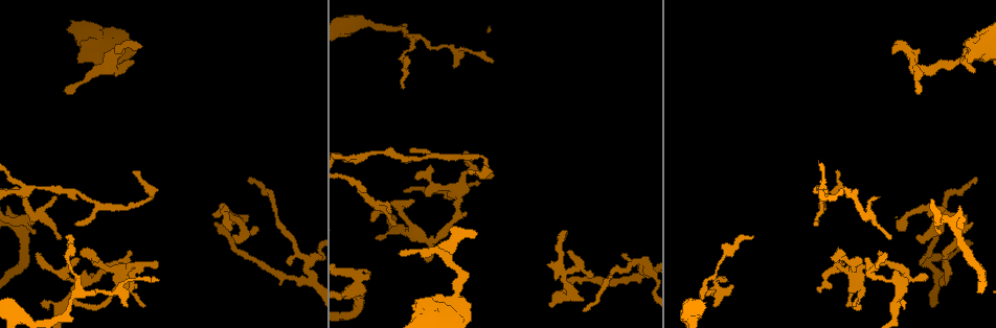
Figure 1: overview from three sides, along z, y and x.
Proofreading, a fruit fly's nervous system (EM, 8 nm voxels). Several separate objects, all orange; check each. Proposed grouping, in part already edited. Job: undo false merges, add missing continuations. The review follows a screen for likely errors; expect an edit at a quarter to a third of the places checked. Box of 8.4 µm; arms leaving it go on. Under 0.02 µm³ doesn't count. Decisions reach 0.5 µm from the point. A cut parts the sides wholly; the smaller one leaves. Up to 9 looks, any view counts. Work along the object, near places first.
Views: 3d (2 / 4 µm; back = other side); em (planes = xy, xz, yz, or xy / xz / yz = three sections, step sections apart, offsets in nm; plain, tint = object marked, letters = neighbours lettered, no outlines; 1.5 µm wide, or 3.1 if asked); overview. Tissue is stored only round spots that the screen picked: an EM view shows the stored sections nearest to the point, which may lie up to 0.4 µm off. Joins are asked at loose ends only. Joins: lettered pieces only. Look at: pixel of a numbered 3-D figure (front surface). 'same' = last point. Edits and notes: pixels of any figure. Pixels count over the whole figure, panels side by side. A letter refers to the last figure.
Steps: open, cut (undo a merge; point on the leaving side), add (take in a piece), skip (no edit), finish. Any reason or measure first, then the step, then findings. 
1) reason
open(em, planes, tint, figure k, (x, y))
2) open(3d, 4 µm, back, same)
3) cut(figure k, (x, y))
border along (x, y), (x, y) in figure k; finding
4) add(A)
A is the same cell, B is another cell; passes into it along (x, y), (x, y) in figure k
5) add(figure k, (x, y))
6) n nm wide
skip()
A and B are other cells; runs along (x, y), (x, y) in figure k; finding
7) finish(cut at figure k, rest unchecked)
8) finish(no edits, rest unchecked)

free end
open(em, xy, step 4, letters, figure 1, (142, 307))

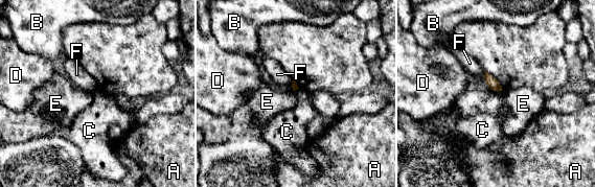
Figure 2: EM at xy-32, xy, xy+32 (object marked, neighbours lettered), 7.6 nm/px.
another direction
open(em, planes, letters, same)

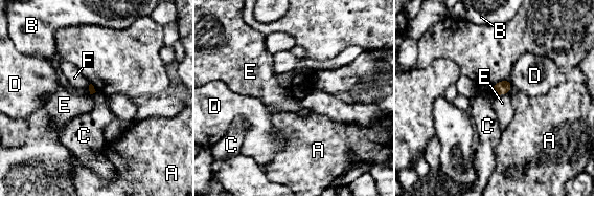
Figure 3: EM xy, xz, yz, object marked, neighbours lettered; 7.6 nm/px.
skip()
A, B, C, D, E and F are other cells; no lettered piece goes on from it

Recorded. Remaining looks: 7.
open(3d, 4 µm, figure 1, (412, 35))

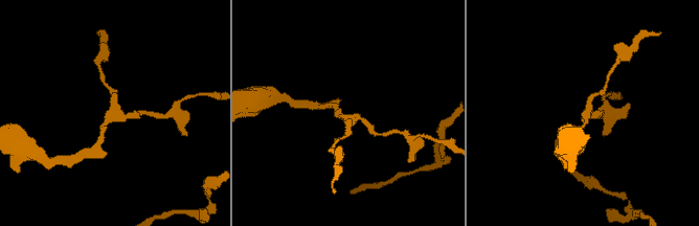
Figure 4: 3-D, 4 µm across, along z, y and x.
open(em, xy, step 4, tint, figure 4, (583, 114))

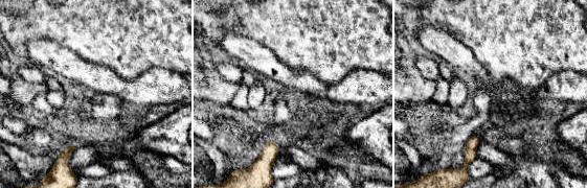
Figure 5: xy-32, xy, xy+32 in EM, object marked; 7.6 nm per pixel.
open(em, planes, letters, same)

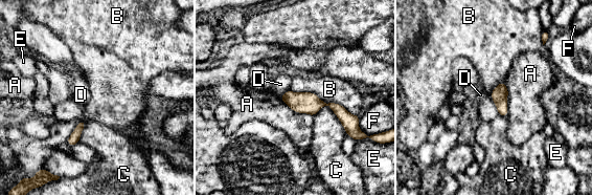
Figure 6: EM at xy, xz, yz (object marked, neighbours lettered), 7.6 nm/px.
skip()
A, B, C, D, E and F are other cells; runs along (283, 98), (332, 105), (353, 128) in figure 6; continuous, no second cell

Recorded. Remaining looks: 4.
tapers out
open(em, xy, step 4, letters, figure 1, (156, 281))

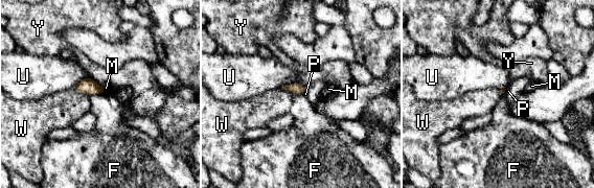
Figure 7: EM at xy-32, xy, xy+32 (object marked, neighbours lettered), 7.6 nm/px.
skip()
F, M, P, U, W and Y are other cells; border along (104, 92), (89, 95) in figure 7; no lettered piece goes on from it

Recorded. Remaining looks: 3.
two arms in line, one across
open(3d, 4 µm, figure 1, (360, 157))

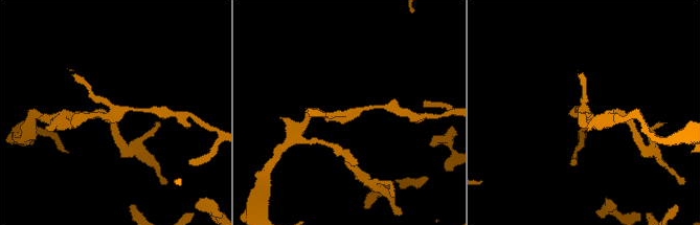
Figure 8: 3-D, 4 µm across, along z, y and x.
3 arms; now the EM
open(em, planes, letters, figure 8, (119, 113))

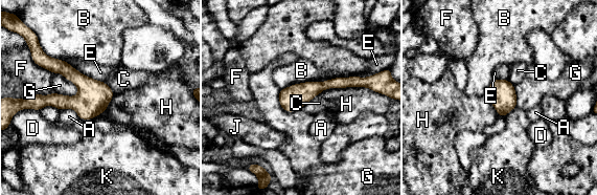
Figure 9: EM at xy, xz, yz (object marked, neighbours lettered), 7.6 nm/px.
skip()
A, B, C, D, E, F, G, H, J and K are other cells; one cell here

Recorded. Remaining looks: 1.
finish(no edits, rest unchecked)

